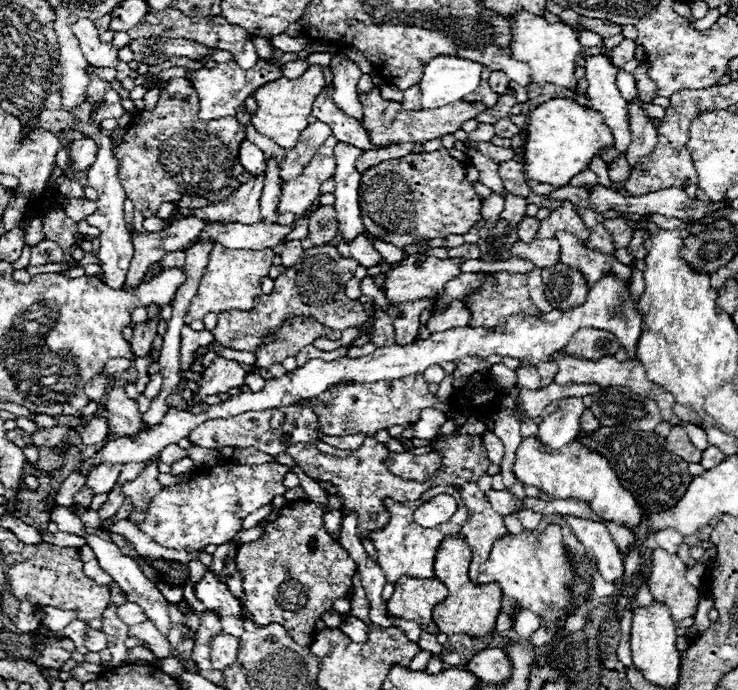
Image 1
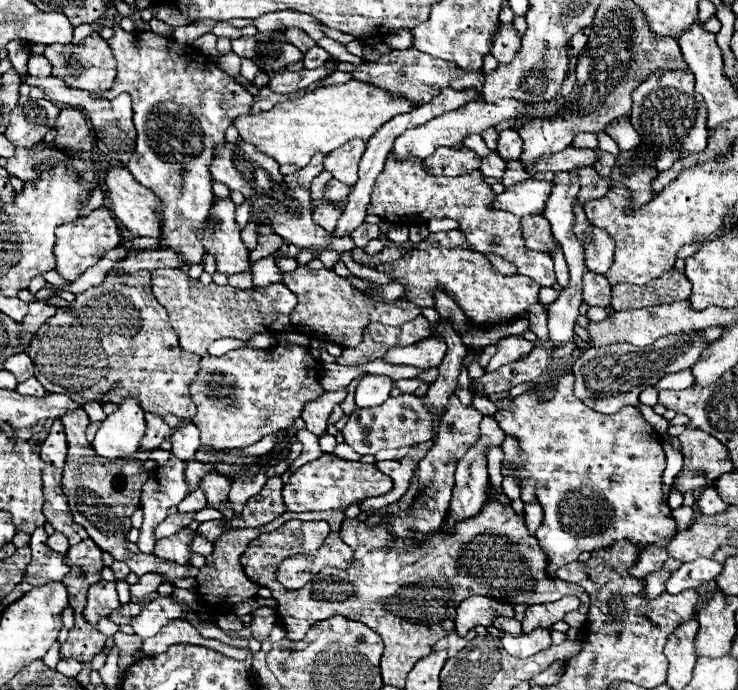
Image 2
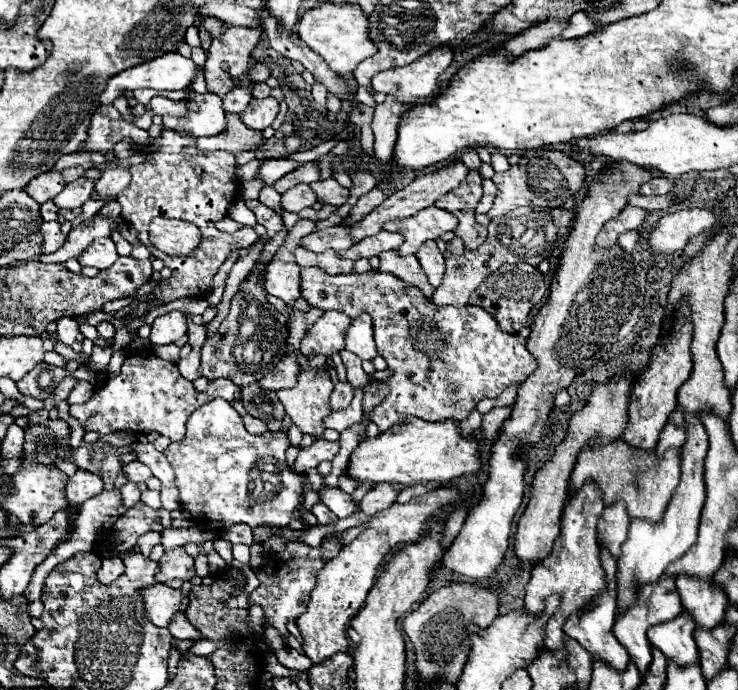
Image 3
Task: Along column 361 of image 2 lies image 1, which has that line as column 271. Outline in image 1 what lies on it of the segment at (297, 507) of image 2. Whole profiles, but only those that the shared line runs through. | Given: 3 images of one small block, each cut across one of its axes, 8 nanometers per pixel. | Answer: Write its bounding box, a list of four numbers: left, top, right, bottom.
[130,462,288,552]

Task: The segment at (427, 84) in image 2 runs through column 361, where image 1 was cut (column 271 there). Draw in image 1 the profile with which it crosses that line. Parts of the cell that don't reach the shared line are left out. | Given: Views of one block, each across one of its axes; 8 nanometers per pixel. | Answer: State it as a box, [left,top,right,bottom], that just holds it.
[188,60,282,120]

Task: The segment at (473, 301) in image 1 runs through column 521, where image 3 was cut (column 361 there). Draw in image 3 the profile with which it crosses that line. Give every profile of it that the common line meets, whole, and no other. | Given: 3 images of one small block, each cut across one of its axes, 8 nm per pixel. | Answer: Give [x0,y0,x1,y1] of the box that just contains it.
[300,268,536,432]

